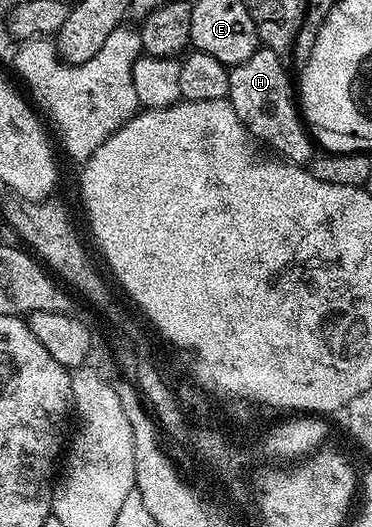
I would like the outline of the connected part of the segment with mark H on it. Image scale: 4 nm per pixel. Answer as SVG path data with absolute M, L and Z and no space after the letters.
M260 47L253 55L249 55L249 59L245 59L245 63L230 66L227 97L233 111L237 111L239 122L252 137L262 144L264 141L272 149L268 150L282 160L306 166L313 156L313 137L305 128L305 121L293 92L293 81L292 78L291 81L287 78L283 60L280 54Z

